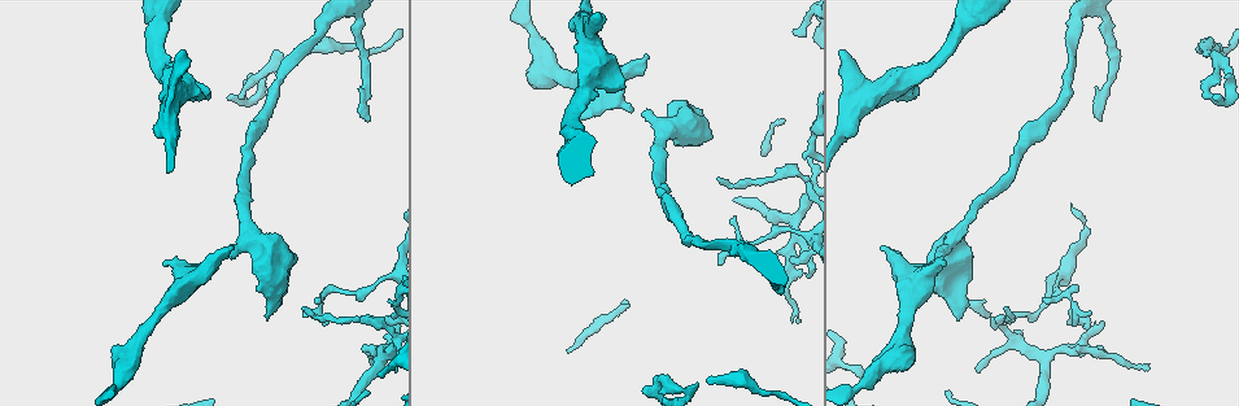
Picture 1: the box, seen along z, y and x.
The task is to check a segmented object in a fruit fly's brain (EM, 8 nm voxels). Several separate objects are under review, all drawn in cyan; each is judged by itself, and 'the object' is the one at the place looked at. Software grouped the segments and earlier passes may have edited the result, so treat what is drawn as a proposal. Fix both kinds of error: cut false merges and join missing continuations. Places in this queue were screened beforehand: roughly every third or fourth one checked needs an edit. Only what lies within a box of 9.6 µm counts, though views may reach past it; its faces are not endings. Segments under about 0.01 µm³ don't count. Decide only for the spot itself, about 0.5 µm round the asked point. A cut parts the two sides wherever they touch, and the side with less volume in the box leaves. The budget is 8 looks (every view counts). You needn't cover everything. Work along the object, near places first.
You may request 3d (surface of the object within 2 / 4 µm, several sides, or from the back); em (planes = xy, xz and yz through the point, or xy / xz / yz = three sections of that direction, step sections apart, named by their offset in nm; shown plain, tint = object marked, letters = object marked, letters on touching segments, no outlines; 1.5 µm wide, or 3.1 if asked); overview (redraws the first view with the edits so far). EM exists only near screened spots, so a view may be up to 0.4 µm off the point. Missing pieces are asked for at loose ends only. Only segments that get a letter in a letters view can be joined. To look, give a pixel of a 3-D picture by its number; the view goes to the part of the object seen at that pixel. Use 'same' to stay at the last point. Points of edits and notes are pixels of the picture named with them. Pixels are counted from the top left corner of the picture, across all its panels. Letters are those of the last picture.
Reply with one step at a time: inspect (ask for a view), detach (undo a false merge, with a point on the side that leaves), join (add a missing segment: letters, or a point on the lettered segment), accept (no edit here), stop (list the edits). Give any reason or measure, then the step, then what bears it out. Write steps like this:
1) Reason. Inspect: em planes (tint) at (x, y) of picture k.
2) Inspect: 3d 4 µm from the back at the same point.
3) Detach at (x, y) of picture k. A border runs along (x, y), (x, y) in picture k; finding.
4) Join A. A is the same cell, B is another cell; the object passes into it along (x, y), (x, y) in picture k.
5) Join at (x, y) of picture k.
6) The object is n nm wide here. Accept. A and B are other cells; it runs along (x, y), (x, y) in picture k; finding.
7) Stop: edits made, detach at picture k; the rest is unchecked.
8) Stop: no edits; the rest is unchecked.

Branch stops here. Inspect: 3d 2 µm at (798, 321) of picture 1.

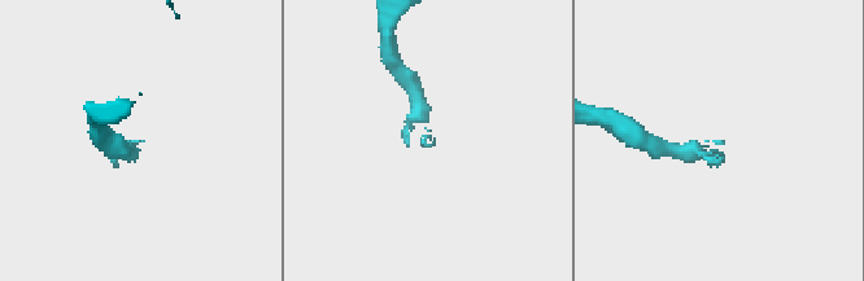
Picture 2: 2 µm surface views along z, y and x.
Need the tissue. Inspect: em planes (letters) at (432, 141) of picture 2.

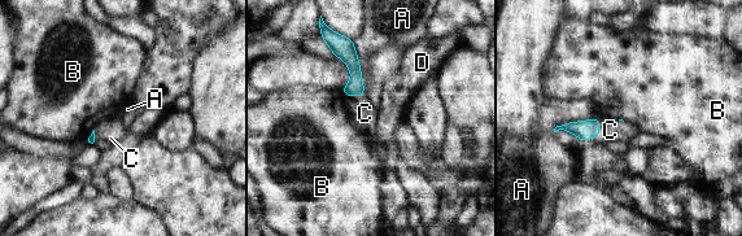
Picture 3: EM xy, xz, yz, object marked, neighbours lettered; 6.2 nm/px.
Join C. C is the same cell, A, B and D are other cells; the object passes into it along (584, 130), (598, 135), (610, 130) in picture 3; the neuron continues.

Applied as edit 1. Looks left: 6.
Free end. Inspect: 3d 2 µm at (267, 319) of picture 1.

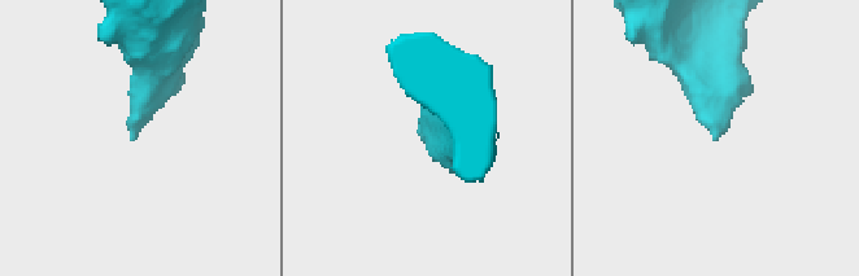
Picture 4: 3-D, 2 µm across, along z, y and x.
Inspect: em planes (letters) at (131, 136) of picture 4.

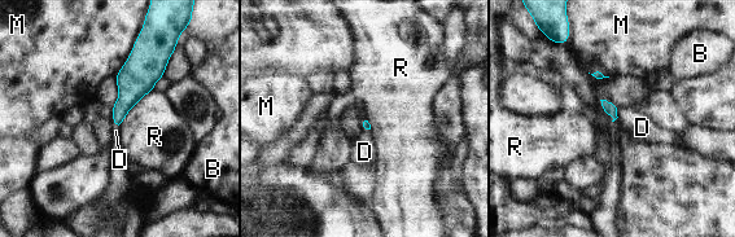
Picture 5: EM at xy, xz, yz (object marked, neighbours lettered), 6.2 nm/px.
The longest contact is with R, 320 nm. Accept. B, D, M and R are other cells; no lettered segment goes on from it.

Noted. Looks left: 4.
Thin end. Inspect: 3d 2 µm from the back at (1043, 300) of picture 1.

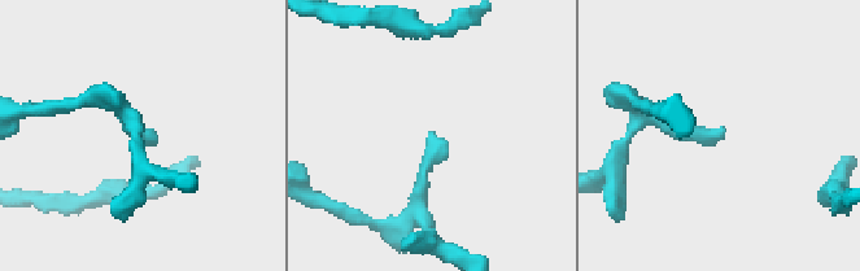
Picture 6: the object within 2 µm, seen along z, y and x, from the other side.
Need the tissue. Inspect: em xy step 8 (tint) at (725, 128) of picture 6.

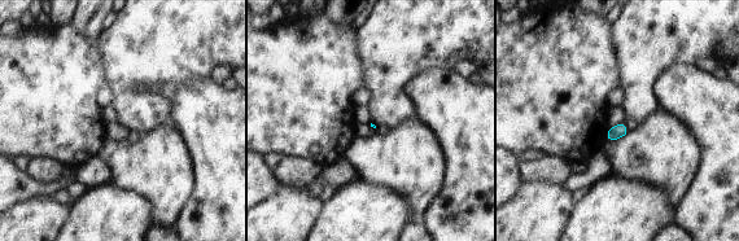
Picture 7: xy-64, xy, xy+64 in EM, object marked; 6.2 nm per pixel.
See the neighbours. Inspect: em xy step 8 (letters) at the same point.

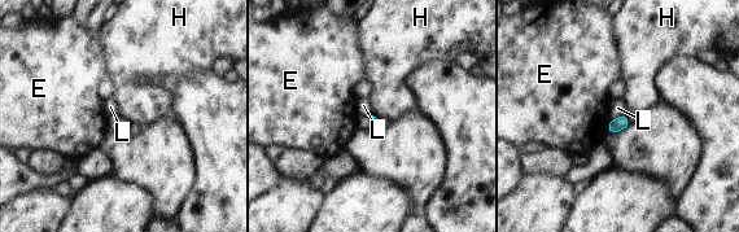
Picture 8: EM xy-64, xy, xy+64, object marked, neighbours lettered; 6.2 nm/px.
Accept. E, H and L are other cells; a border runs along (625, 114), (611, 121) in picture 8; none of them fits.

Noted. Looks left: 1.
Arms part here. Inspect: em planes (letters) at (1220, 65) of picture 1.

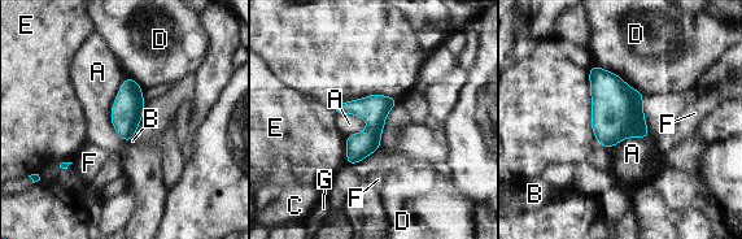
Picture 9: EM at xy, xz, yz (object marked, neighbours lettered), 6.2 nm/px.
Accept. A, B, C, D, E, F and G are other cells; one neuron here.

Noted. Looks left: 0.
Stop: edits made, join at picture 3; the rest is unchecked.

